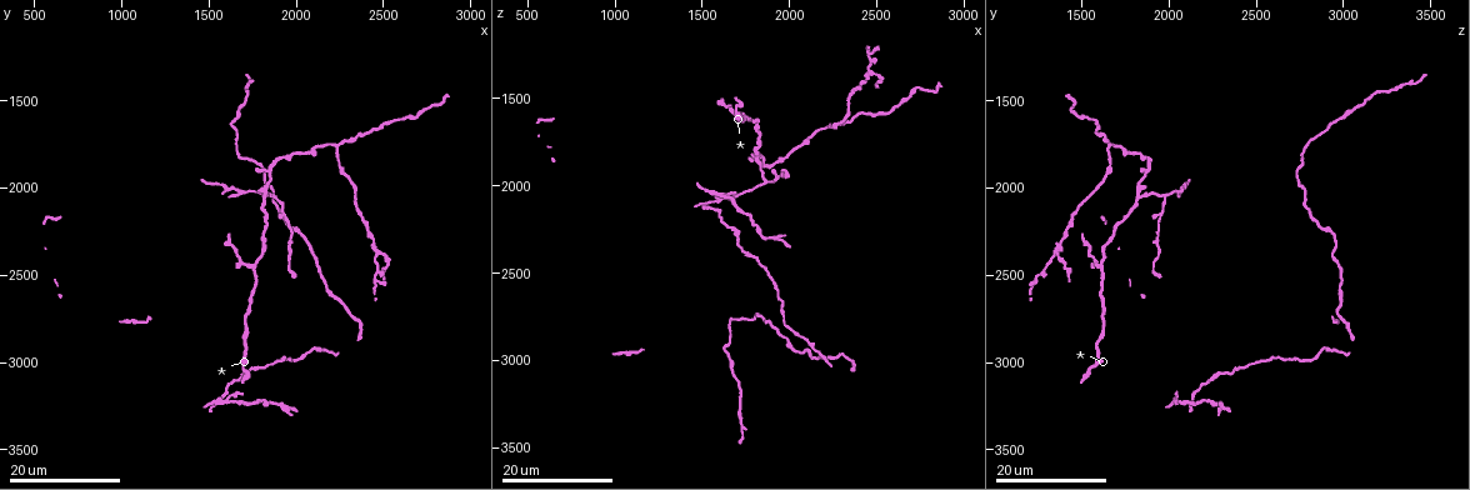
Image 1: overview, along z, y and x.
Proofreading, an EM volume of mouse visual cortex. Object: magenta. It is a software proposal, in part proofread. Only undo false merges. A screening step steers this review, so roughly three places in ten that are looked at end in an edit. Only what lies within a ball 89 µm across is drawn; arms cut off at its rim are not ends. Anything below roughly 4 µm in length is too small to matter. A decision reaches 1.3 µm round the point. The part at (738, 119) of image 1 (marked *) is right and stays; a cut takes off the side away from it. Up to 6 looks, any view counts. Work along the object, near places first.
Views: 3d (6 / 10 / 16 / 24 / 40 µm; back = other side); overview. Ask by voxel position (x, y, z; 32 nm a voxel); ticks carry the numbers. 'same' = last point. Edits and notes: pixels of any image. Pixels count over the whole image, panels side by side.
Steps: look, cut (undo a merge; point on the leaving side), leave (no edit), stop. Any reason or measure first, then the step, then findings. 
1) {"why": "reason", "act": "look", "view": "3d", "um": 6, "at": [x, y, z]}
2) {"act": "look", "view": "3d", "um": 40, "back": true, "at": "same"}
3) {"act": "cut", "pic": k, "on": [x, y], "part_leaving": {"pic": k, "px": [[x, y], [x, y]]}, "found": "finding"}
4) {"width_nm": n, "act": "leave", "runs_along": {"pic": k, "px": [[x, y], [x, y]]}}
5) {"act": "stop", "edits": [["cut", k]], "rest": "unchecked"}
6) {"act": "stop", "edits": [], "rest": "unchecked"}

{"why": "arms part here", "act": "look", "view": "3d", "um": 24, "at": [2220, 1740, 1640]}

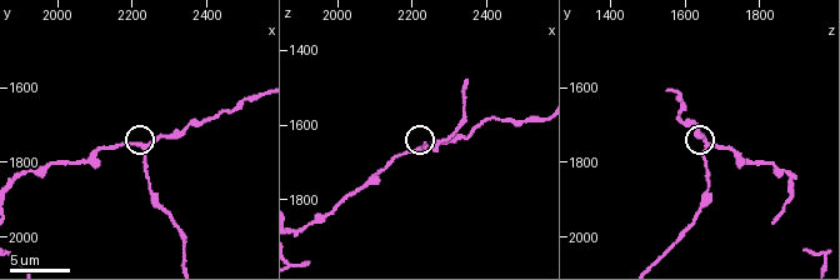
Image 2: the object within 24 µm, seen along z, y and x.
{"act": "look", "view": "3d", "um": 6, "at": [2240, 1760, 1650]}

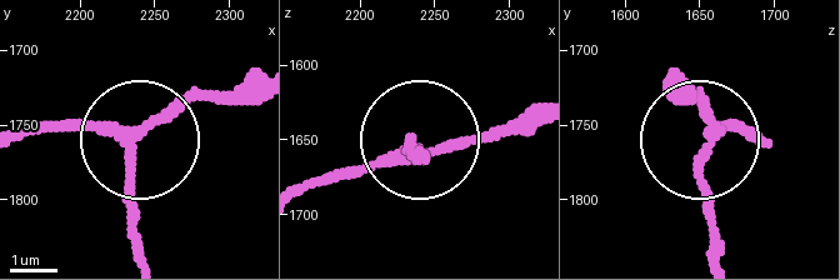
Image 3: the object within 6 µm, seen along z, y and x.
{"width_nm": 200, "act": "leave", "runs_along": {"pic": 3, "px": [[29, 133], [149, 129], [251, 69]]}, "found": "one cell here"}

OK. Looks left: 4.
{"why": "three-way junction", "act": "look", "view": "3d", "um": 24, "at": [1760, 2440, 1600]}

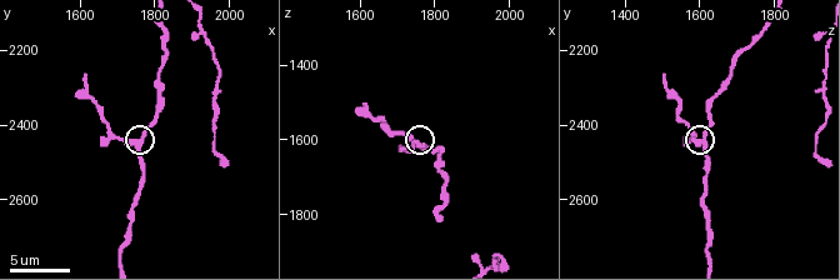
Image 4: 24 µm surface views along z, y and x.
{"why": "zoom in", "act": "look", "view": "3d", "um": 10, "at": [1750, 2440, 1610]}

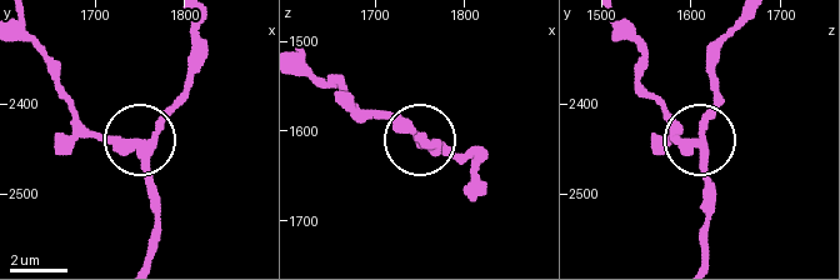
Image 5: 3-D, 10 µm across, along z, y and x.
{"arms": 3, "act": "leave", "runs_along": {"pic": 5, "px": [[146, 253], [154, 180], [144, 145], [133, 138], [63, 138]]}, "found": "all the same cell"}

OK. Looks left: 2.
{"why": "three arms meet", "act": "look", "view": "3d", "um": 16, "at": [1820, 2040, 1840]}

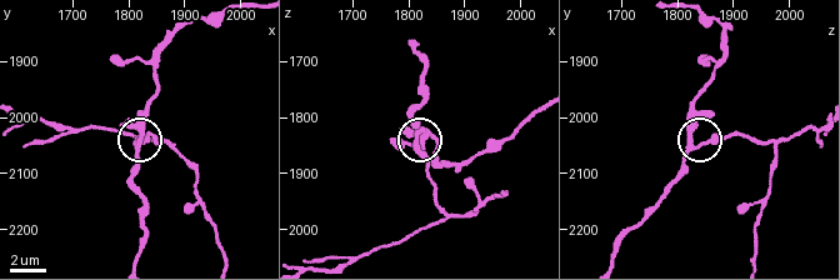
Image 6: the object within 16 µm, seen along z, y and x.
{"why": "closer look", "act": "look", "view": "3d", "um": 10, "at": [1815, 2045, 1835]}

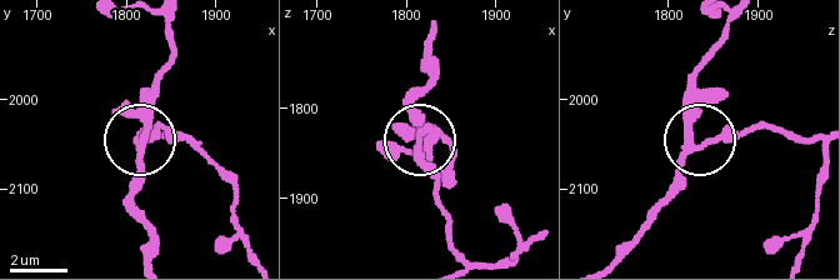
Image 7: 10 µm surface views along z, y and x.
{"arms": 3, "act": "leave", "runs_along": {"pic": 7, "px": [[153, 255], [134, 190], [153, 79]]}, "found": "one cell here"}

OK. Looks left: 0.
{"act": "stop", "edits": [], "rest": "unchecked"}

